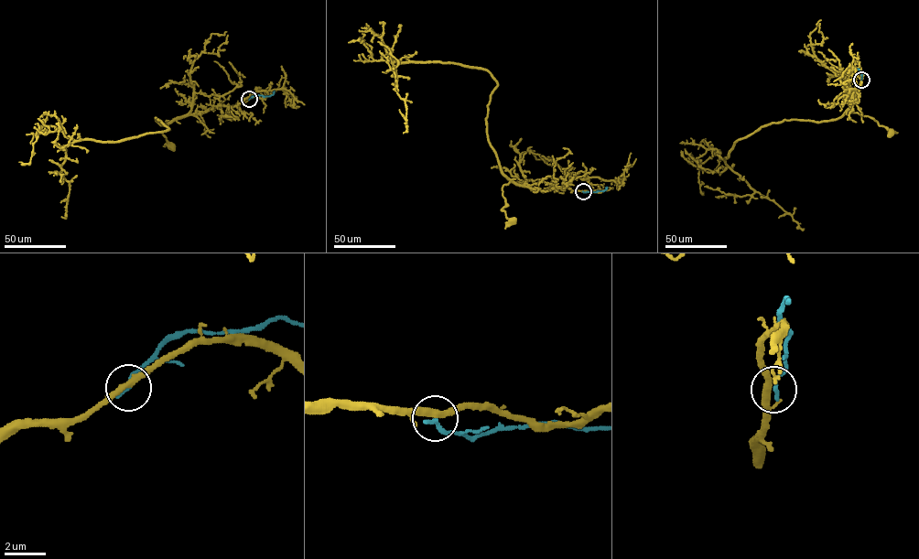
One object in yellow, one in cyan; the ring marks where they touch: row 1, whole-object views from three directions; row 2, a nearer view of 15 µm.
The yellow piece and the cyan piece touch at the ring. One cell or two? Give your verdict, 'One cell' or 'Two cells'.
Two cells

